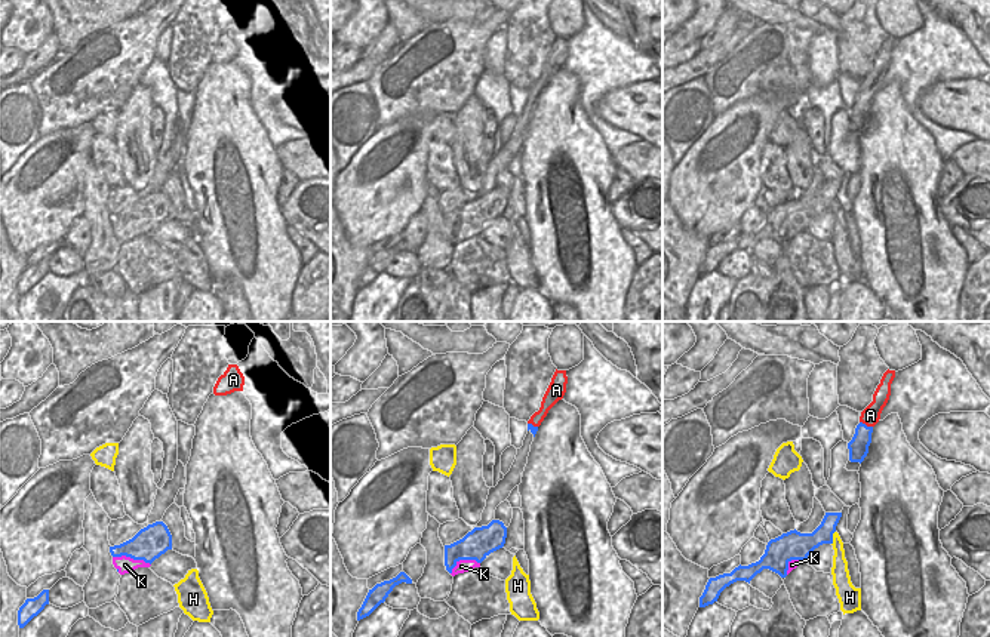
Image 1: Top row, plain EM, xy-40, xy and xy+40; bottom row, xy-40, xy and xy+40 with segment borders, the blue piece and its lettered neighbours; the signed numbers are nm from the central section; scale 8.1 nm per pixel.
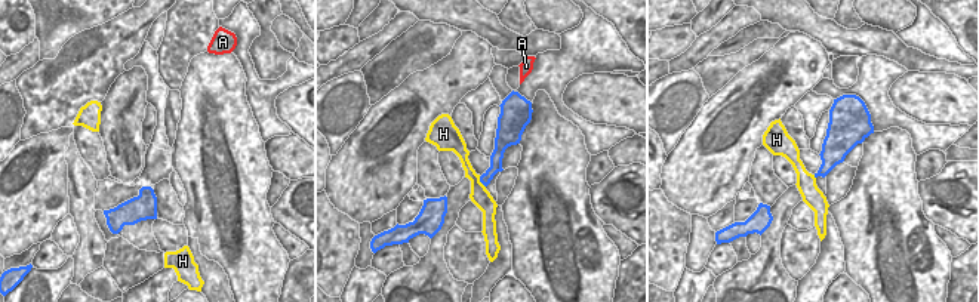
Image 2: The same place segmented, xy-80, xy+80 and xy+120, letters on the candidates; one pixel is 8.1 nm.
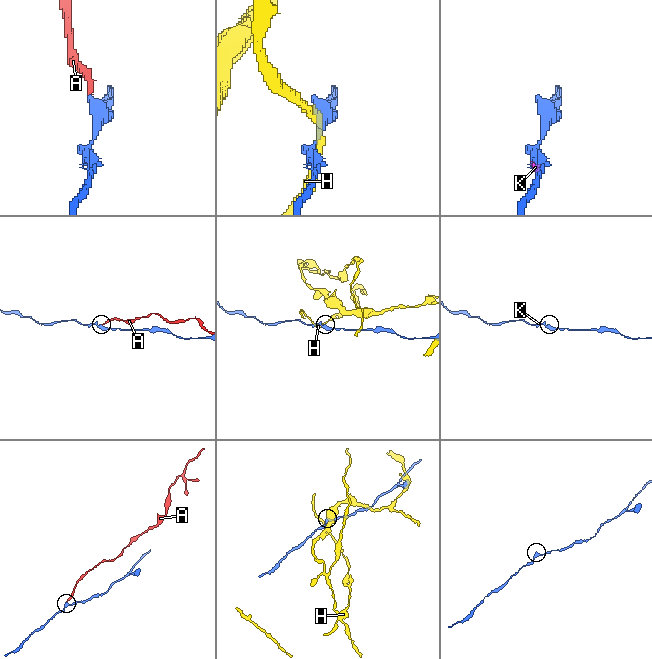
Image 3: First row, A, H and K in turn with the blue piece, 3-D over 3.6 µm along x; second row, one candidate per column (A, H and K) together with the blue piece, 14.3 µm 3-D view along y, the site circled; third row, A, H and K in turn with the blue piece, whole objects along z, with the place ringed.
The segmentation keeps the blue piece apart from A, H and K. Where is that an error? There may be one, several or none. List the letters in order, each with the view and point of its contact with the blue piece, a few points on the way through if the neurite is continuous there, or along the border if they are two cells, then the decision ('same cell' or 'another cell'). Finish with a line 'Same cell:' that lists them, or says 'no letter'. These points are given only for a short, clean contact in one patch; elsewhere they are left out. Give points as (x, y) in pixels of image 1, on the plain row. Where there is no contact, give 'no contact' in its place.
A: xy+40 (864, 92) | along xy+40 (860, 89), (872, 95) | another cell
H: xy+40 (832, 206) | another cell
K: xy-40 (132, 225) | along xy-40 (113, 224), (143, 227), (150, 233) | another cell
Same cell: no letter

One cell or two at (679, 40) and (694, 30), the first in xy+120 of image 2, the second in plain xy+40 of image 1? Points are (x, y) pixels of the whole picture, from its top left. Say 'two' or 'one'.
two

